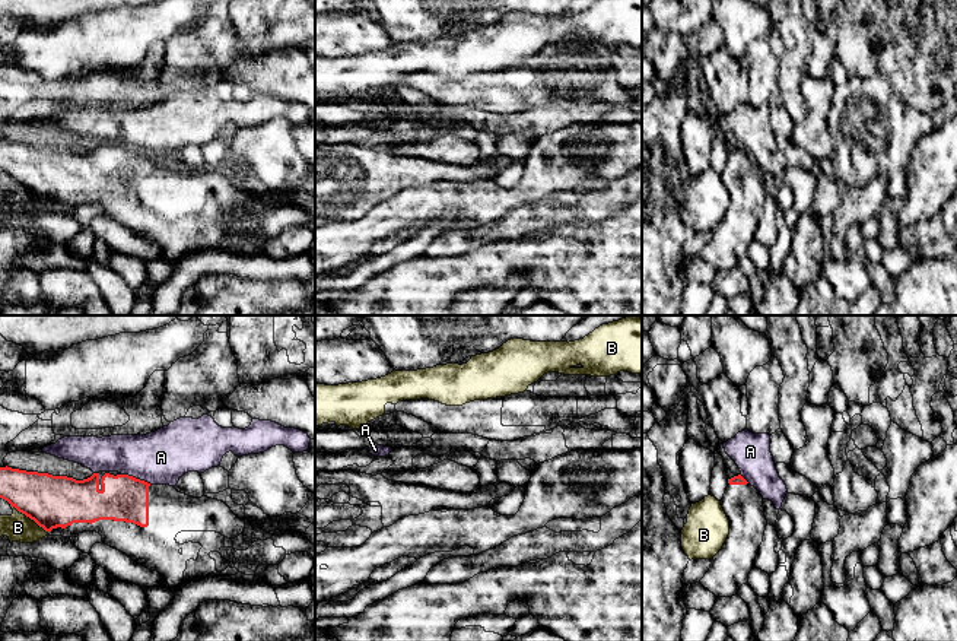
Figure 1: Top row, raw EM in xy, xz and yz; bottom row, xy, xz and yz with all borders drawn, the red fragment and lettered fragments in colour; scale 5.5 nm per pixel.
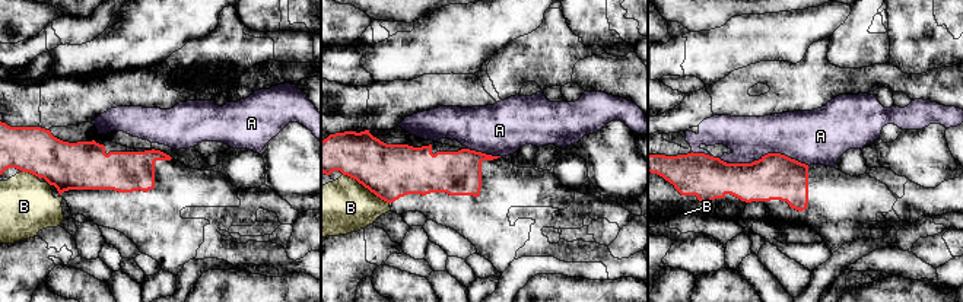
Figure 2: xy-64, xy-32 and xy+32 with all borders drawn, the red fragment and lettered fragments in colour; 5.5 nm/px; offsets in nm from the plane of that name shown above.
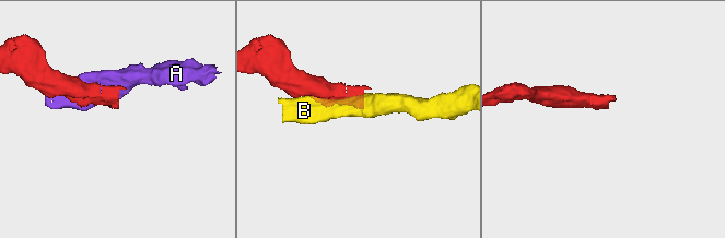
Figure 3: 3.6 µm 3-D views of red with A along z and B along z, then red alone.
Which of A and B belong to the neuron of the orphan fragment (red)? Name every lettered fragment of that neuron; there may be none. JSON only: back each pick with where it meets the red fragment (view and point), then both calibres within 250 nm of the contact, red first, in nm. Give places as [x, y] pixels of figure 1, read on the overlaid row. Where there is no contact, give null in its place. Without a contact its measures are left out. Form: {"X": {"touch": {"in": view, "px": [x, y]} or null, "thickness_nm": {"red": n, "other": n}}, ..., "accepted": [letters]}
{"accepted": []}

